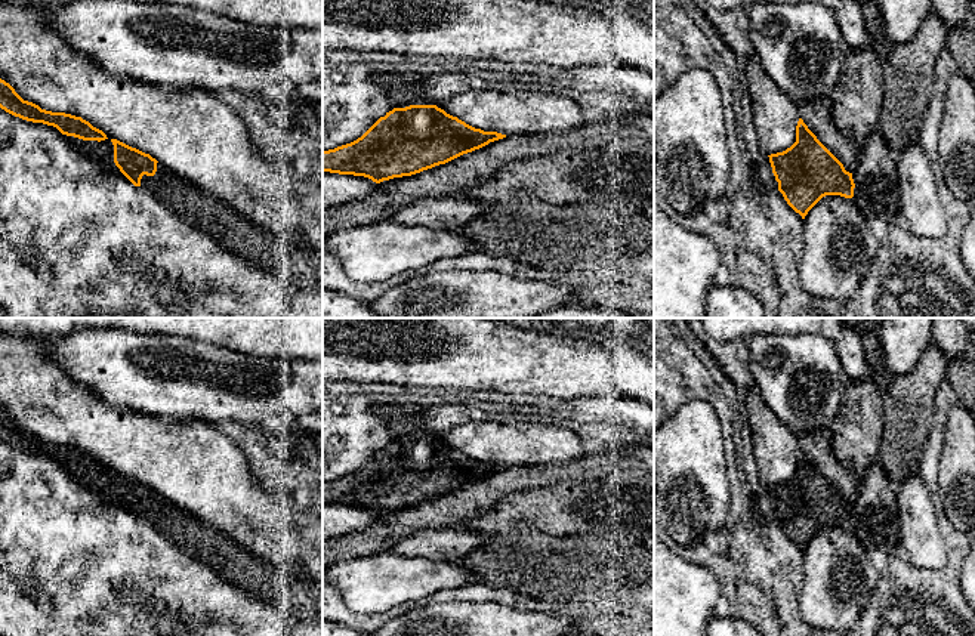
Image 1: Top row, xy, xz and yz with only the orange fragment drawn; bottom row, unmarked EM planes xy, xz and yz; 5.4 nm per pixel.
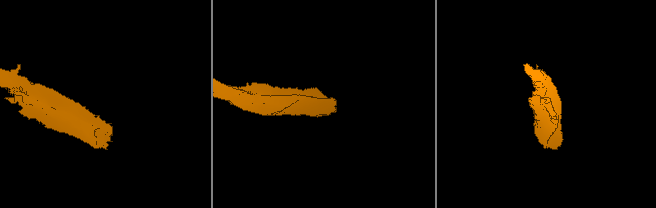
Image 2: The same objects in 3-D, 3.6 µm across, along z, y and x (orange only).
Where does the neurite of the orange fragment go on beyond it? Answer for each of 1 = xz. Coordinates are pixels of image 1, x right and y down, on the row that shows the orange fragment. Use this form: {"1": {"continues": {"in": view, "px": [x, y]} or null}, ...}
{"1": {"continues": null}}

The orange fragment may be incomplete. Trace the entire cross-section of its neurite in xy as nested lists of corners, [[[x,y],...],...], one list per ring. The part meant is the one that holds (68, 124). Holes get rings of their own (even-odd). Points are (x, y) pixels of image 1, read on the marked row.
[[[0,78],[0,108],[6,112],[33,123],[43,123],[56,127],[62,135],[74,136],[83,141],[105,141],[107,135],[93,127],[81,117],[65,112],[52,112],[38,105],[24,101],[15,89]]]

